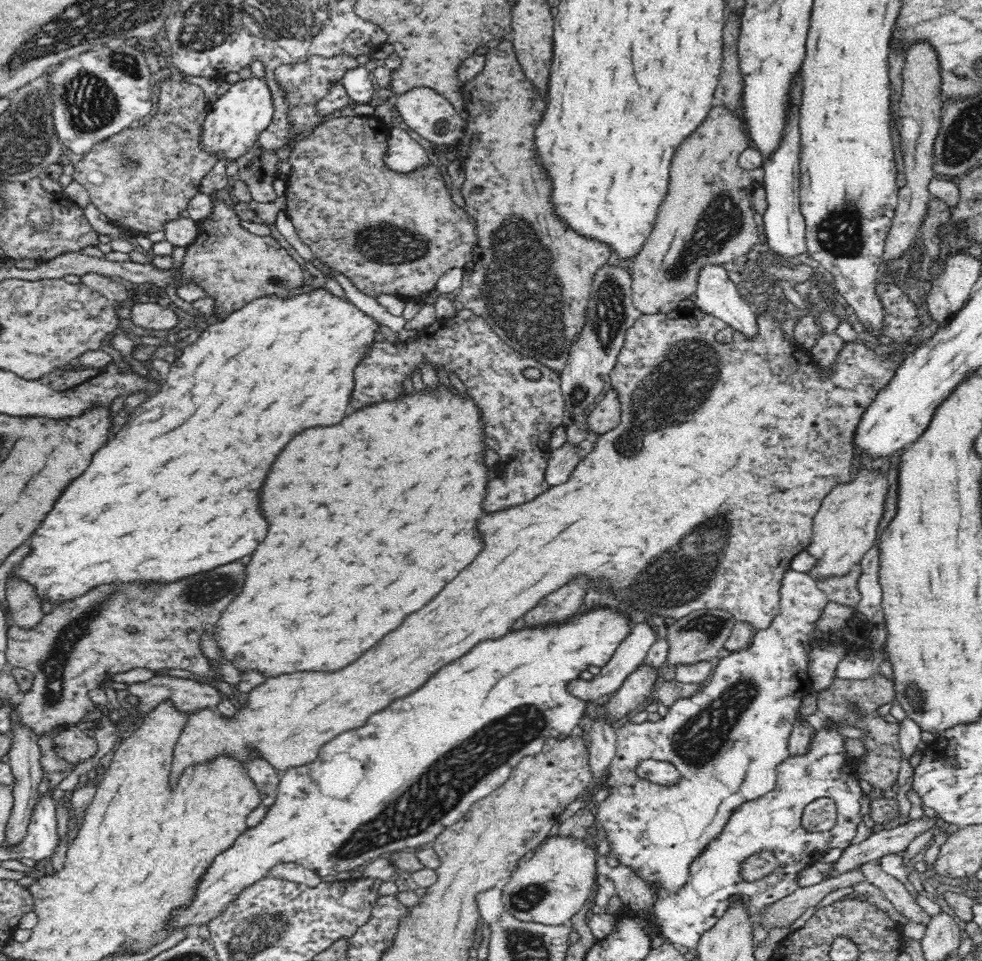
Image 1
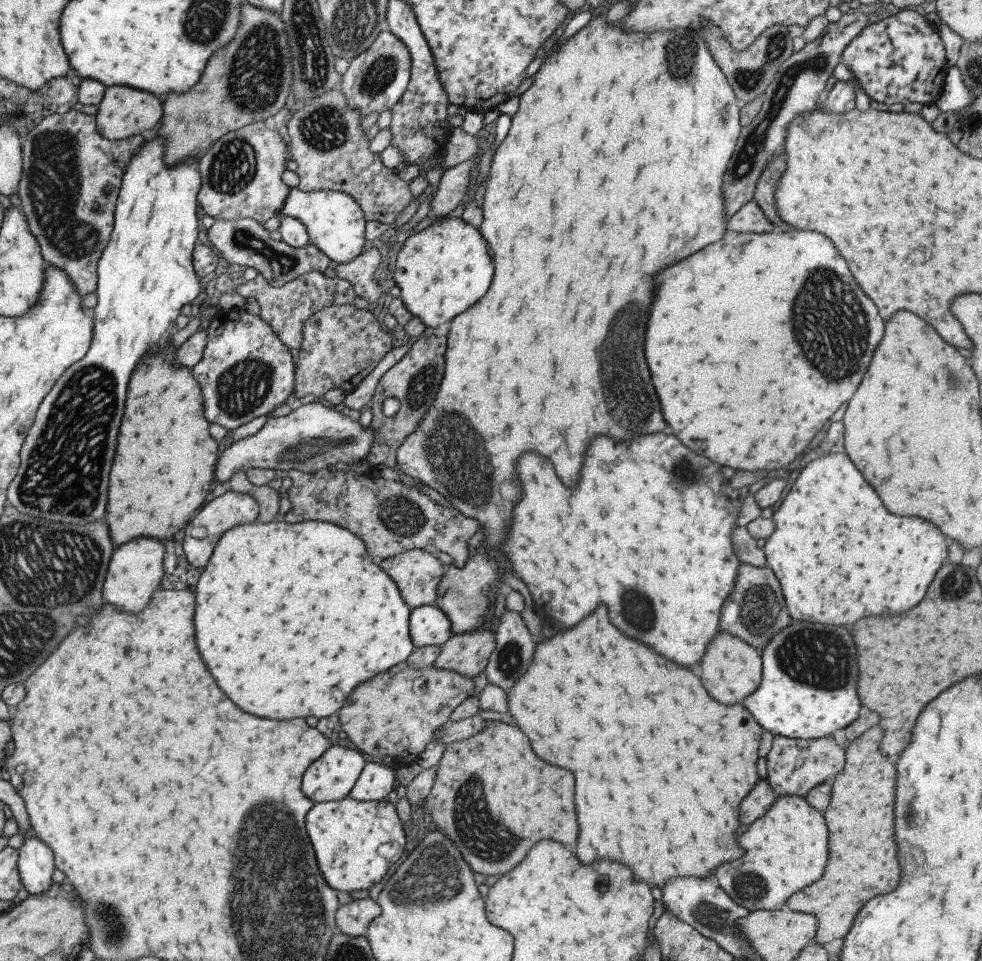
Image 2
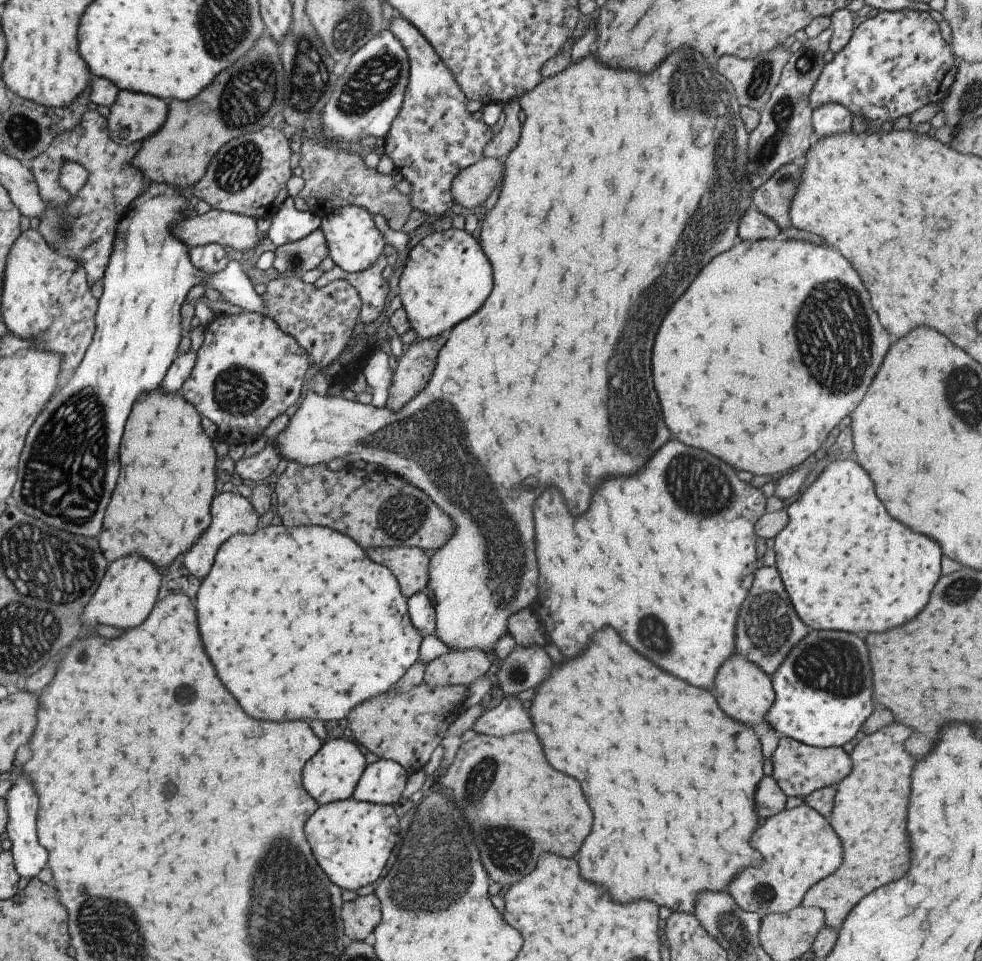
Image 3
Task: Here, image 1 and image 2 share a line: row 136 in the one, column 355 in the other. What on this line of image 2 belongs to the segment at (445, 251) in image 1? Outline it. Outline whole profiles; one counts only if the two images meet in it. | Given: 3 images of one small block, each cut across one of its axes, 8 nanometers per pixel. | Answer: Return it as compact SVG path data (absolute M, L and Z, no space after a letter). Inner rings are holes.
M332 305L313 314L303 324L303 337L295 356L295 385L293 394L300 398L322 398L328 390L340 388L351 393L390 350L394 336L382 329L377 317L355 305Z

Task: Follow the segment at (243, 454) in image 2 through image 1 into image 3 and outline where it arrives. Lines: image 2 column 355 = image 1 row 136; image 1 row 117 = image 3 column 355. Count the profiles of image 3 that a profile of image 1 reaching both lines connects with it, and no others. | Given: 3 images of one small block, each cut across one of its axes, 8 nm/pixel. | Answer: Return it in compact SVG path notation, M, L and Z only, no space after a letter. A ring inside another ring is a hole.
M690 50L670 54L664 60L664 64L660 64L658 70L654 70L648 76L640 76L628 70L614 70L598 64L592 56L586 56L582 62L570 64L564 72L546 78L536 88L524 93L519 99L519 104L526 114L522 136L518 146L506 158L504 184L500 190L498 204L492 208L492 212L486 210L484 228L480 232L484 254L488 256L494 270L494 290L474 316L460 322L460 326L452 330L446 348L442 348L438 356L436 370L430 382L418 396L414 396L408 404L405 404L402 410L394 412L386 406L376 408L347 400L341 395L336 397L330 397L328 394L318 395L312 391L314 388L312 373L315 371L312 370L305 381L305 387L308 389L306 397L295 414L290 416L285 431L274 437L276 448L280 450L280 458L288 462L298 462L300 466L328 464L333 458L342 458L348 465L353 465L355 462L361 462L361 465L376 462L379 467L388 468L390 473L401 476L412 486L423 490L436 502L436 506L440 506L440 510L444 510L450 516L450 520L456 526L456 532L434 556L430 557L429 579L424 590L432 606L435 607L435 635L448 648L480 648L492 660L497 659L494 653L496 642L509 633L508 618L514 616L518 610L528 608L538 598L536 596L538 564L534 554L532 506L540 496L540 490L556 486L562 492L570 514L576 518L588 510L592 494L596 492L596 488L604 478L630 476L640 472L640 468L644 468L648 458L652 458L652 454L656 454L656 450L660 450L660 446L664 446L670 440L670 430L664 424L660 402L652 384L650 356L654 336L660 328L660 322L664 320L664 314L668 314L676 298L680 298L684 290L688 290L696 274L700 274L700 270L712 258L732 248L738 238L740 218L743 218L744 212L752 207L750 196L753 196L750 178L748 174L744 174L744 168L748 164L746 149L749 131L744 126L741 117L742 107L737 103L734 87L717 71L717 68L712 68L700 54L694 54ZM444 398L448 404L446 410L444 410ZM460 436L464 438L460 442L462 458L458 458Z

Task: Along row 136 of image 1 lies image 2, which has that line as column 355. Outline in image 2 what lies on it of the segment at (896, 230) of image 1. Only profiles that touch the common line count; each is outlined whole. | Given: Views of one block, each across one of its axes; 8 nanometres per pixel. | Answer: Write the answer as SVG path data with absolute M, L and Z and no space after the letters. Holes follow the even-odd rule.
M367 897L353 900L338 908L335 914L337 926L348 936L359 937L366 934L367 926L380 916L381 906Z

